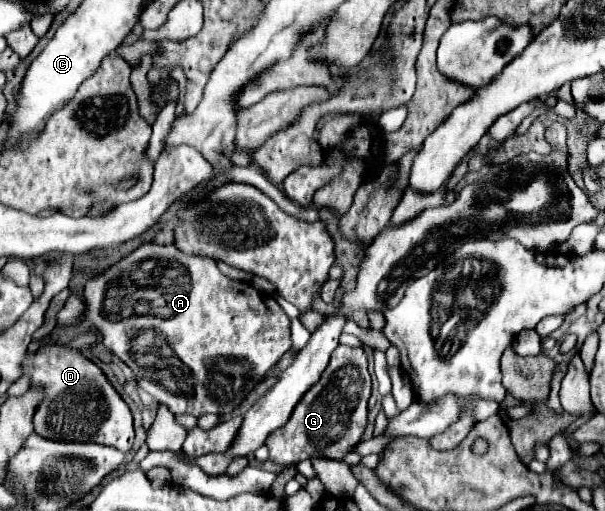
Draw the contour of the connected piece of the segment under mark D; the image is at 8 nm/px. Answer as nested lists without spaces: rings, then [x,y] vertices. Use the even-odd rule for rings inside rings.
[[[43,346],[37,352],[27,352],[27,358],[23,360],[23,372],[31,376],[31,384],[41,384],[47,398],[37,408],[33,416],[35,432],[49,440],[69,440],[69,442],[95,442],[103,446],[113,446],[121,452],[129,452],[133,446],[133,416],[129,406],[121,400],[121,396],[115,392],[115,388],[109,384],[105,374],[97,364],[87,360],[79,352],[71,352],[67,346]]]

